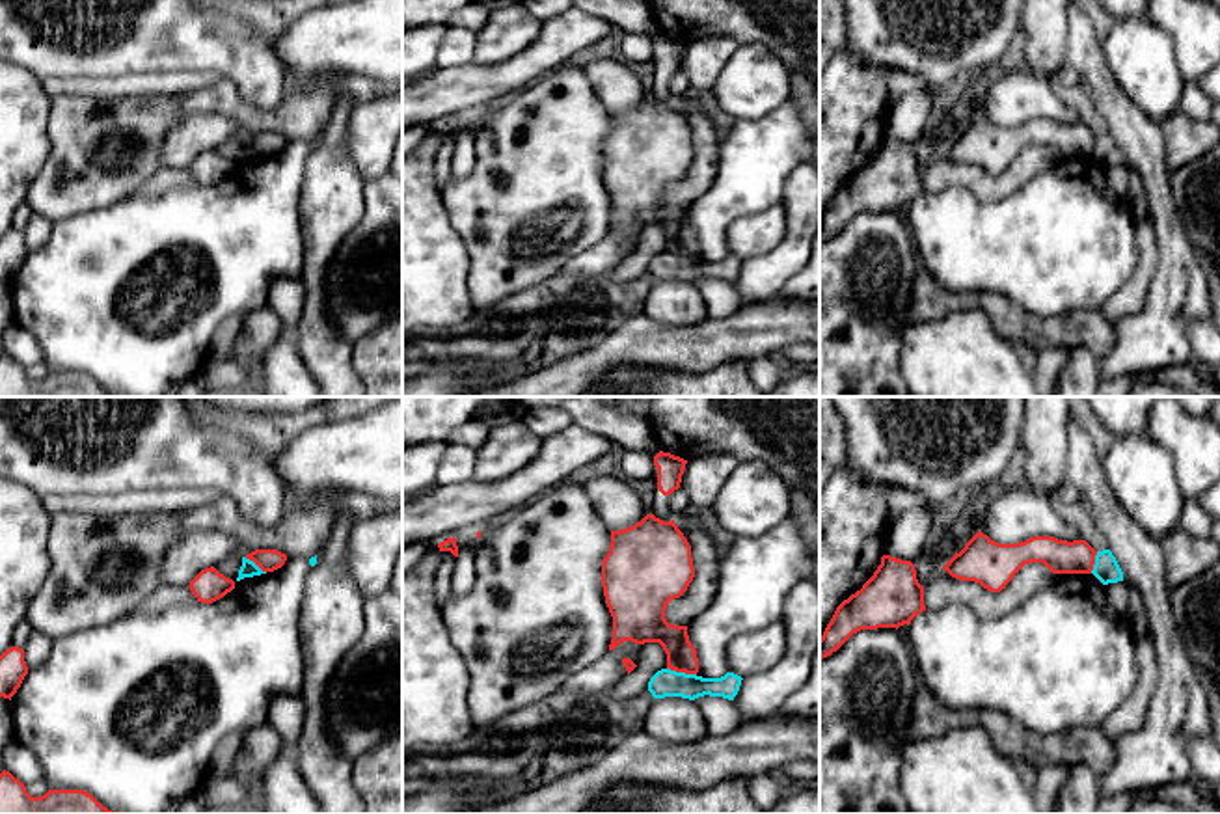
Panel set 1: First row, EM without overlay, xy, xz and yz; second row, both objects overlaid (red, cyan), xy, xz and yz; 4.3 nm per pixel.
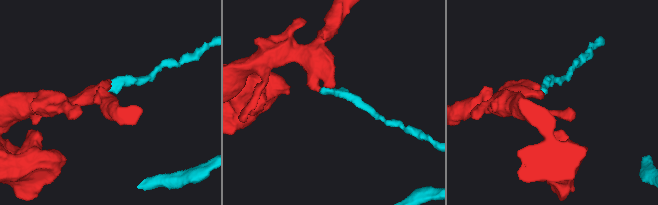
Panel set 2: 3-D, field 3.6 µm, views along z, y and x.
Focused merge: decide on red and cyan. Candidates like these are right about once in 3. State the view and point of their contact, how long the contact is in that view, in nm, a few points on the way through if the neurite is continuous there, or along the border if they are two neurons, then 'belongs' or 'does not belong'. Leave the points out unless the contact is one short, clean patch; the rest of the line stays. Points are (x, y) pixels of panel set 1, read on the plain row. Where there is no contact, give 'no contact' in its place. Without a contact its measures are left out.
xz (682, 254) | 130 nm | along xz (667, 250), (695, 257) | does not belong

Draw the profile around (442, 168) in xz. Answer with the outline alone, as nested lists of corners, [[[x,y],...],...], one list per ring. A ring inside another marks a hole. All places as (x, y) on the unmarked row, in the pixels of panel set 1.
[[[441,134],[441,145],[436,155],[436,164],[434,164],[434,183],[436,188],[441,192],[445,181],[451,177],[451,162],[453,153],[454,153],[454,138],[451,134]]]

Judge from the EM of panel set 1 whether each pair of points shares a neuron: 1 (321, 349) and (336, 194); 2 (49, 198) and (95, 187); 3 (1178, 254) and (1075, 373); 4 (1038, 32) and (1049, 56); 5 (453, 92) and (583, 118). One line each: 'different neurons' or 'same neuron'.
1: same neuron
2: same neuron
3: different neurons
4: same neuron
5: different neurons

